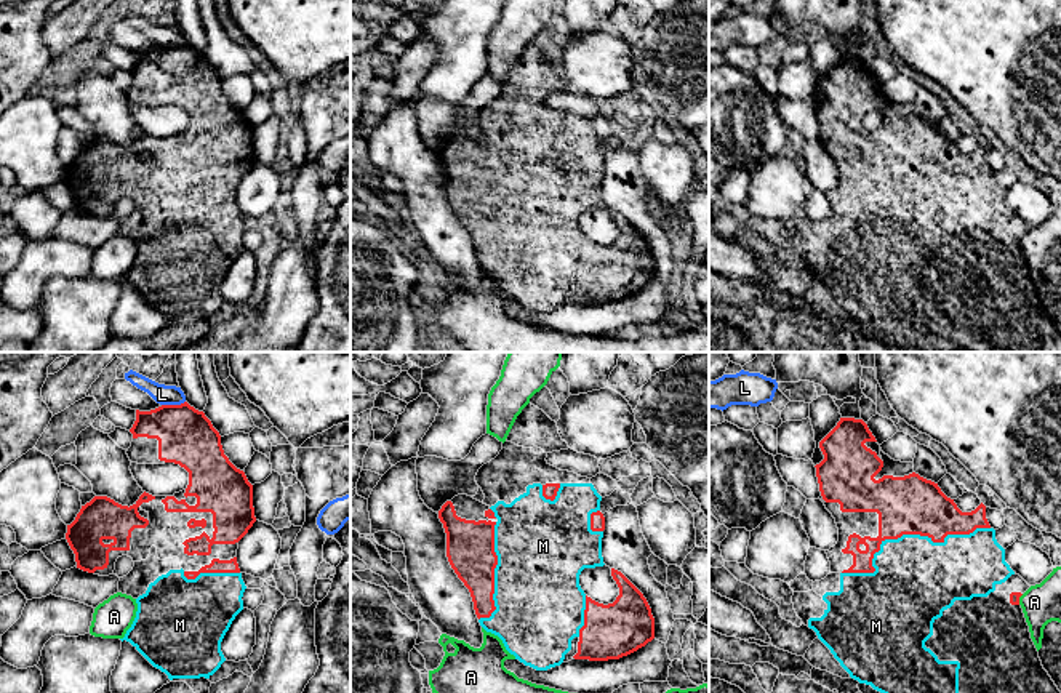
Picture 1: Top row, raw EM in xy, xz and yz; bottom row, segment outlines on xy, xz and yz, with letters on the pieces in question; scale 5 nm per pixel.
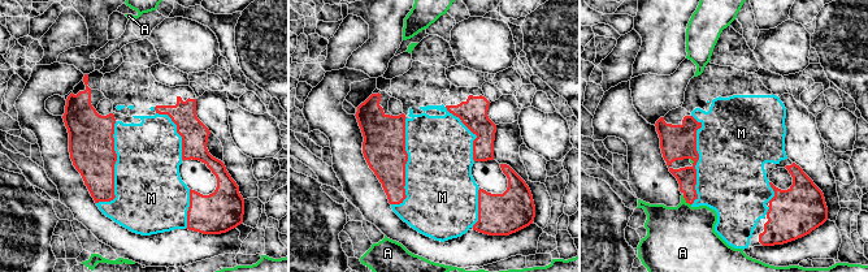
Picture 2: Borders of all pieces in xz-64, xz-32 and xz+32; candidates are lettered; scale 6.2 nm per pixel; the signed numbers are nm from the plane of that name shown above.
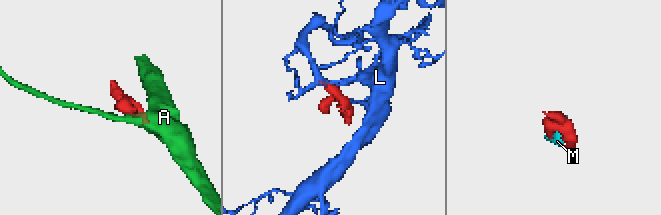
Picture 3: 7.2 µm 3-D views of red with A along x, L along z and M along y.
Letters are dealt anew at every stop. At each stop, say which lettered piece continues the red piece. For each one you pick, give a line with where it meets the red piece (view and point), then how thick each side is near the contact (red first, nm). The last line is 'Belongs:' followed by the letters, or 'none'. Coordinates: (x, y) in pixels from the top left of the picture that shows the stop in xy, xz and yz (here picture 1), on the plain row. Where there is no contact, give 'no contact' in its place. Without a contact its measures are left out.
M: yz (906, 175) | 300/420 nm
Belongs: M

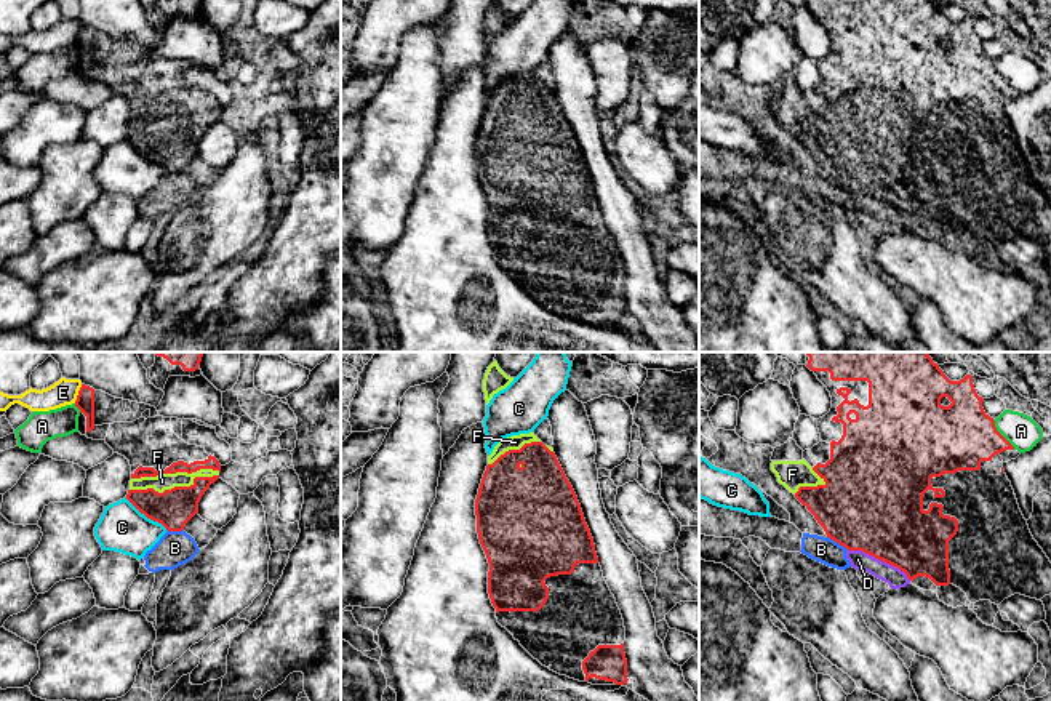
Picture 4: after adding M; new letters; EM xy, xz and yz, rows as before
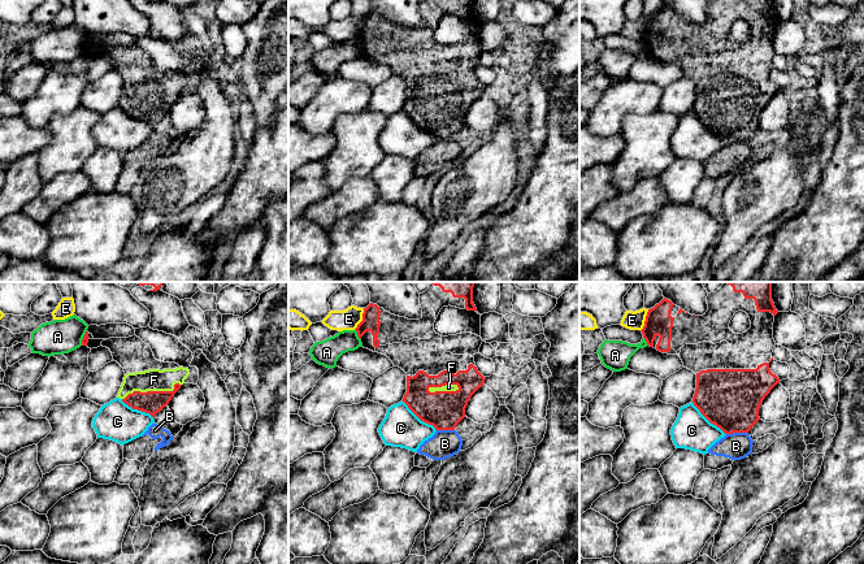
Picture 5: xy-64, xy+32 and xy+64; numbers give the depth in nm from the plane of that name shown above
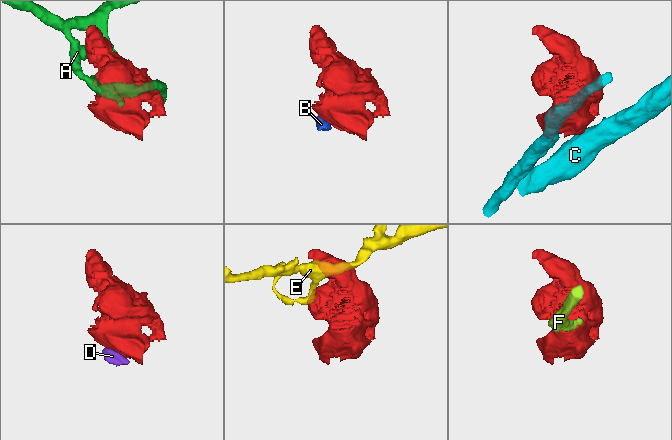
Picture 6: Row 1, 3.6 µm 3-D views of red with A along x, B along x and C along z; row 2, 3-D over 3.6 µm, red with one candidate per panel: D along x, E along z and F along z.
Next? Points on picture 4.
F: xy (175, 128) | 190/80 nm
Belongs: F

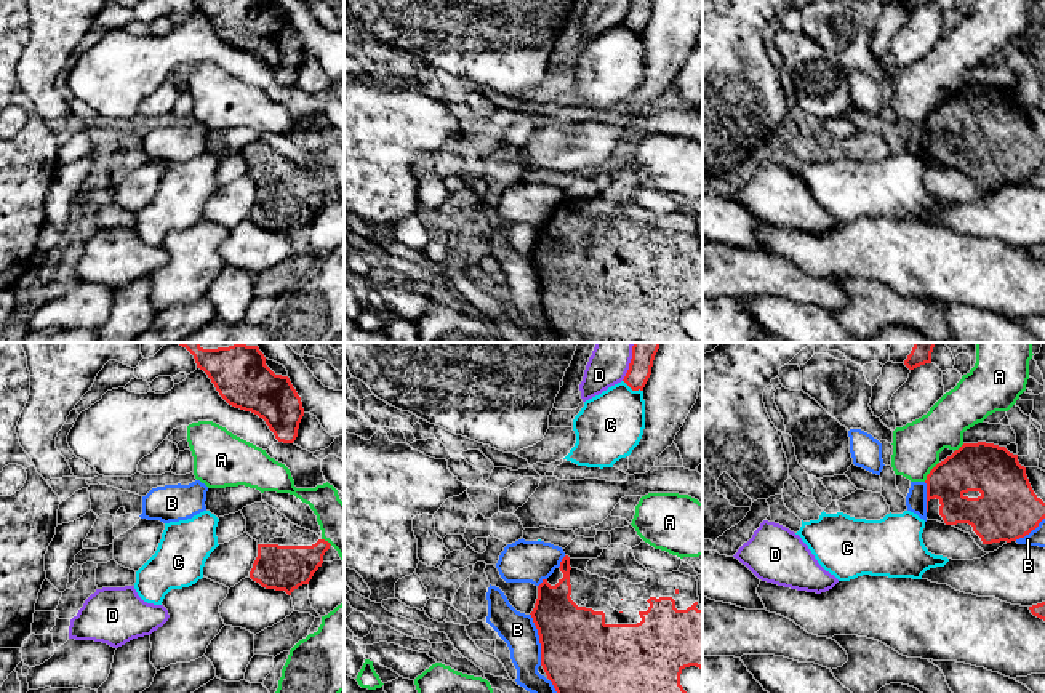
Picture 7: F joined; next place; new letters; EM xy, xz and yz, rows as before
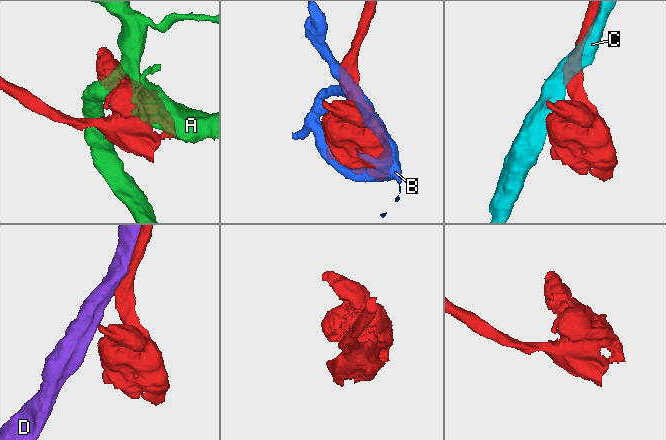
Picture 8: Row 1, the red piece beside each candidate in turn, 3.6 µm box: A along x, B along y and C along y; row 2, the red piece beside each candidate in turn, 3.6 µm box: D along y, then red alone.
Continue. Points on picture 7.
Belongs: none

